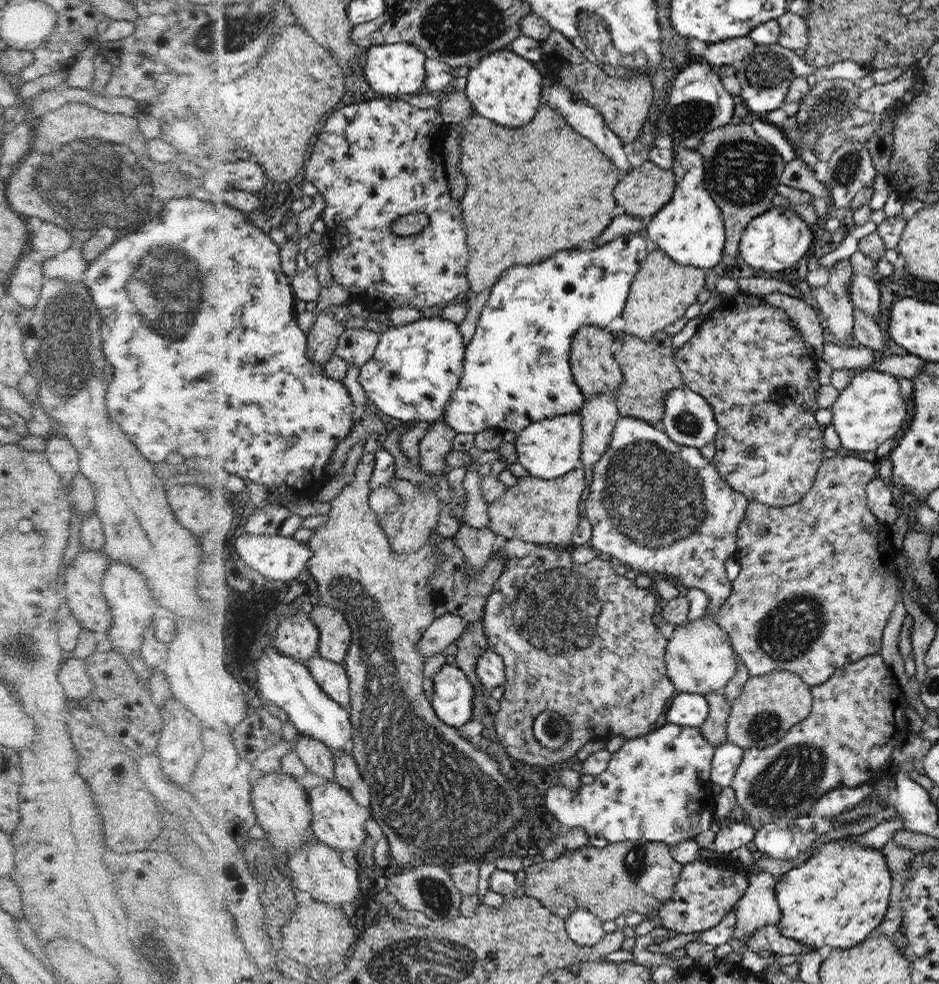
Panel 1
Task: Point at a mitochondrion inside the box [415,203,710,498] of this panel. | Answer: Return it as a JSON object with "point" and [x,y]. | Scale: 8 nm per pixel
{"point":[687,423]}

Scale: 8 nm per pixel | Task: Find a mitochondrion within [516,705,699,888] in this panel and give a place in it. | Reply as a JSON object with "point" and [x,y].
{"point":[635,862]}

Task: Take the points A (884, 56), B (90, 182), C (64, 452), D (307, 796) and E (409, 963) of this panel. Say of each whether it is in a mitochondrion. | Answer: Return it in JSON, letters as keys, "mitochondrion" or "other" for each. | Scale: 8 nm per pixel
{"A":"other","B":"mitochondrion","C":"other","D":"other","E":"mitochondrion"}

